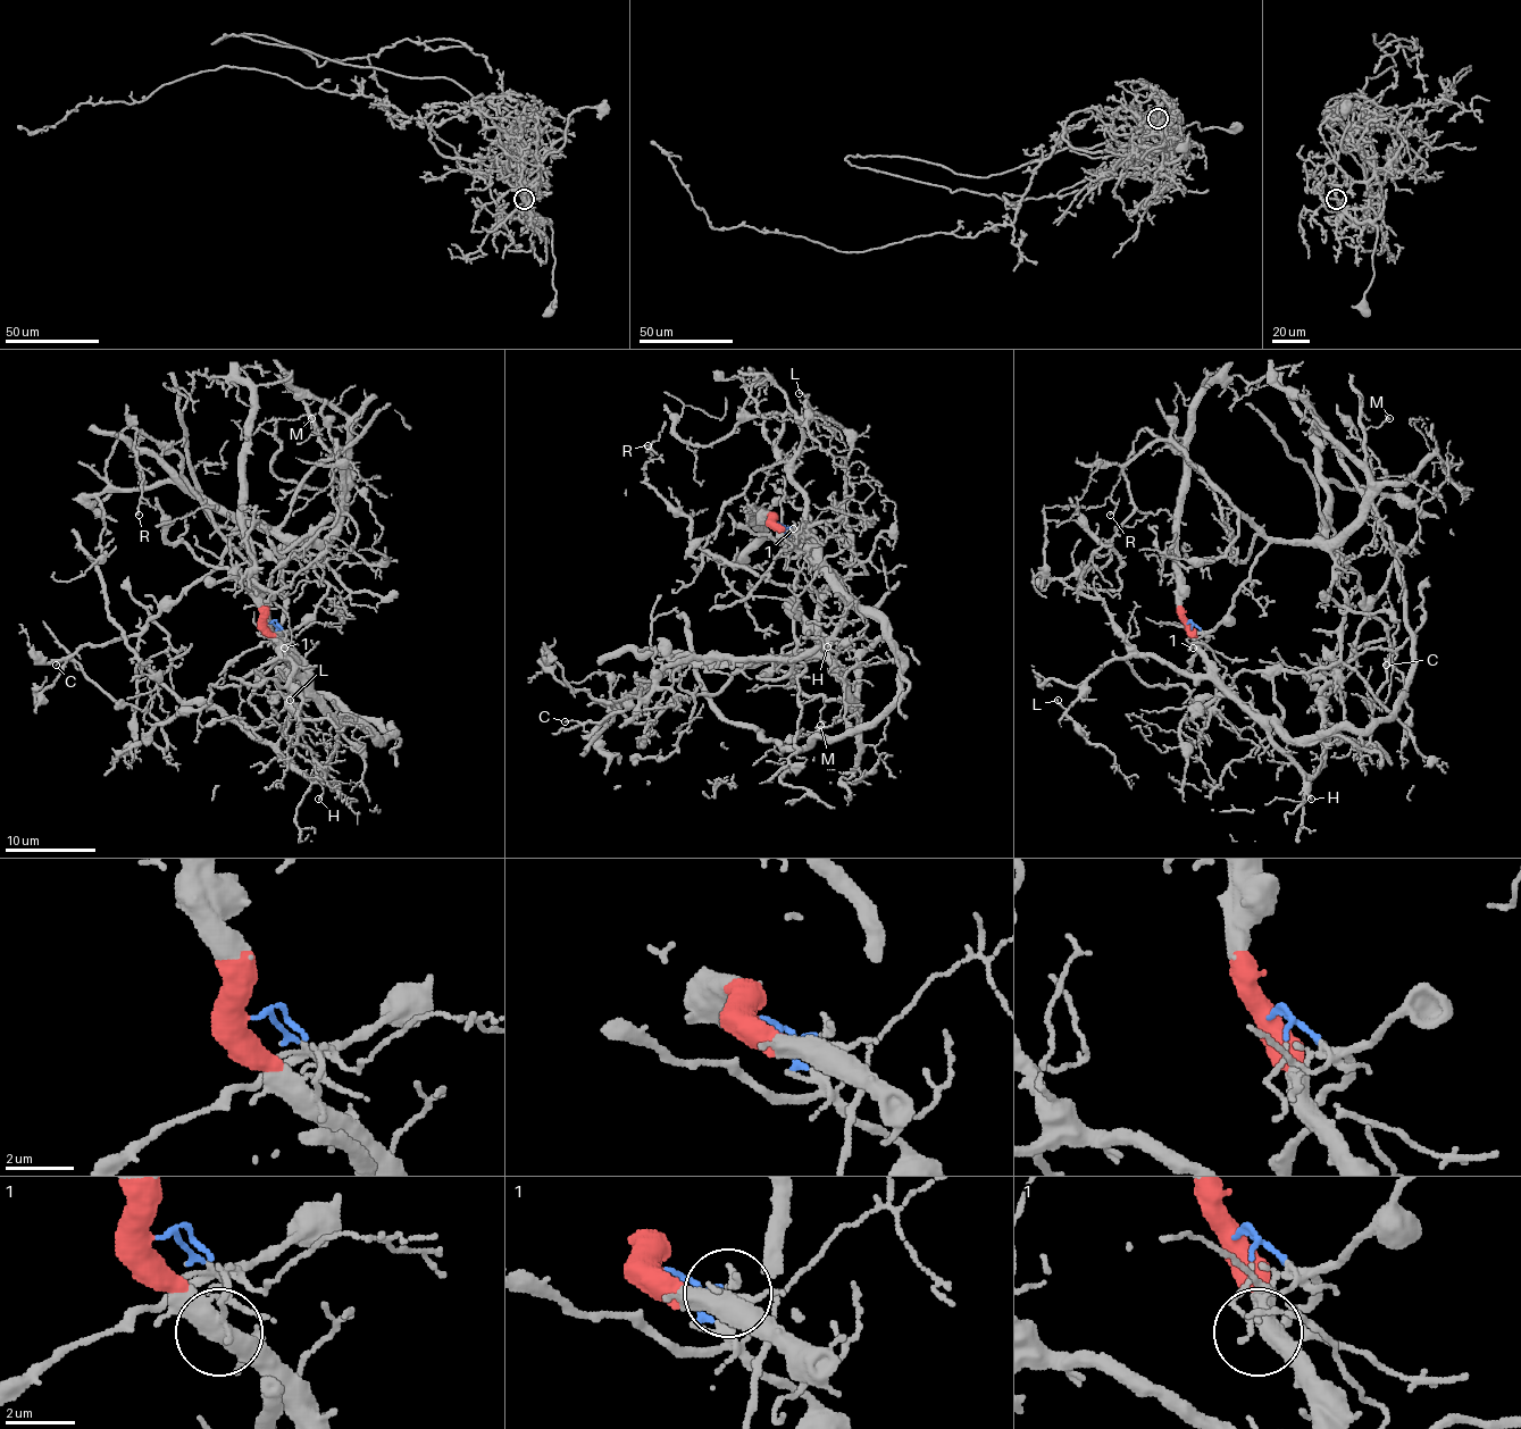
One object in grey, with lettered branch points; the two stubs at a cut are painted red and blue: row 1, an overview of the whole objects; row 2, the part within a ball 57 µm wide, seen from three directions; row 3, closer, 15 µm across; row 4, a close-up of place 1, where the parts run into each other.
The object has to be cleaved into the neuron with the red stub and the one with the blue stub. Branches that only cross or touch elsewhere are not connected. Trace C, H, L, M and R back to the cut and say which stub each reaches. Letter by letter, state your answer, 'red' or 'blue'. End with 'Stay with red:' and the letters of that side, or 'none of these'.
C: red
H: red
L: red
M: blue
R: blue
Stay with red: C, H, L

